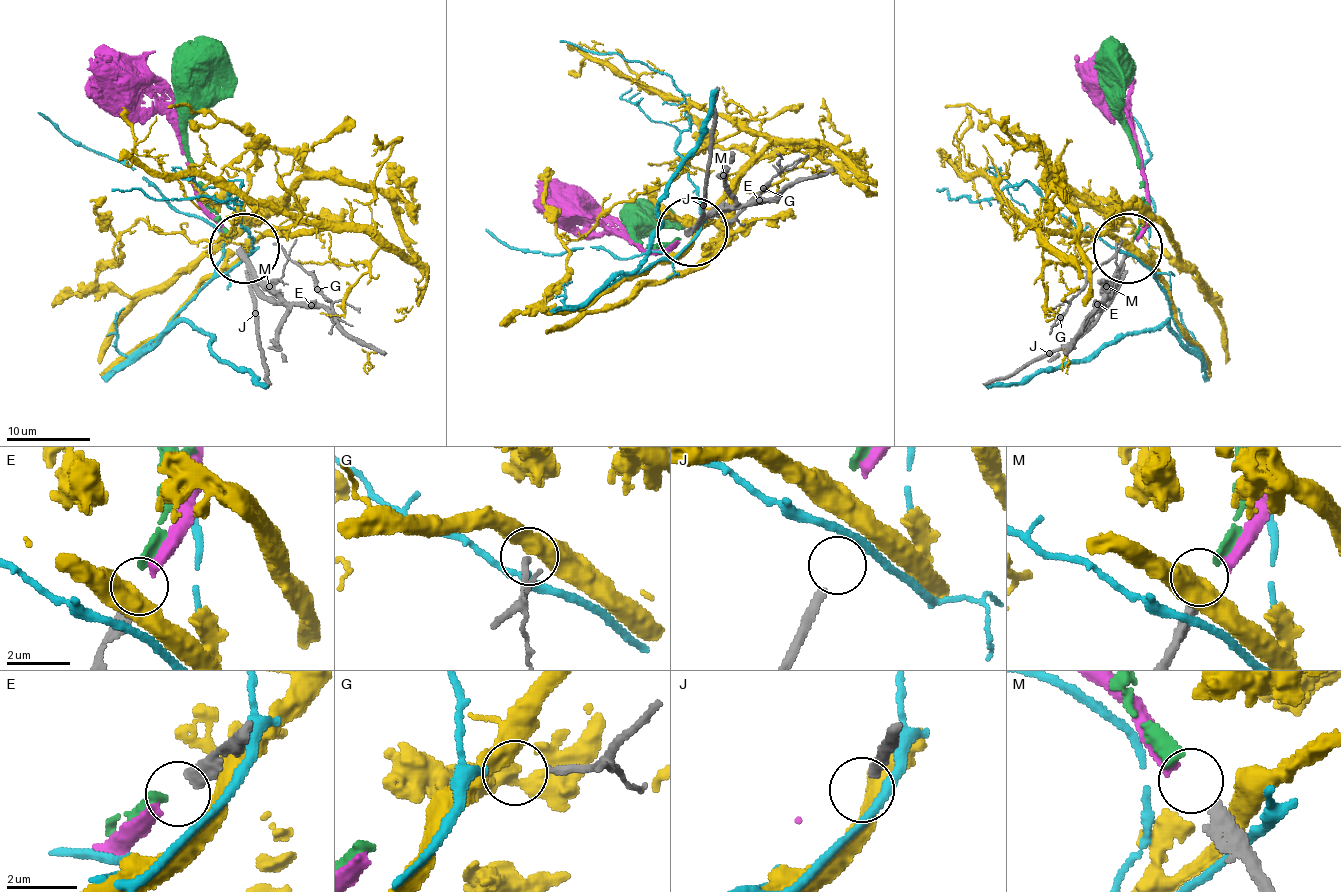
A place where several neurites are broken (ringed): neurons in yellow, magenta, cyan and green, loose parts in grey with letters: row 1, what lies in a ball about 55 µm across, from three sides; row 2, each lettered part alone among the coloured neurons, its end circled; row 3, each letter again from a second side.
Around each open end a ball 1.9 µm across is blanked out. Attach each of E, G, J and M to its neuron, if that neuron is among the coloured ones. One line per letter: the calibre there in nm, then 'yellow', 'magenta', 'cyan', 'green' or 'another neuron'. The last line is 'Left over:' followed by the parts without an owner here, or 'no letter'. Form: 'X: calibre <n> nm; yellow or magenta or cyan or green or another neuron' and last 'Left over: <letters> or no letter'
E: calibre 400 nm; magenta
G: calibre 190 nm; cyan
J: calibre 280 nm; another neuron
M: calibre 400 nm; green
Left over: J

